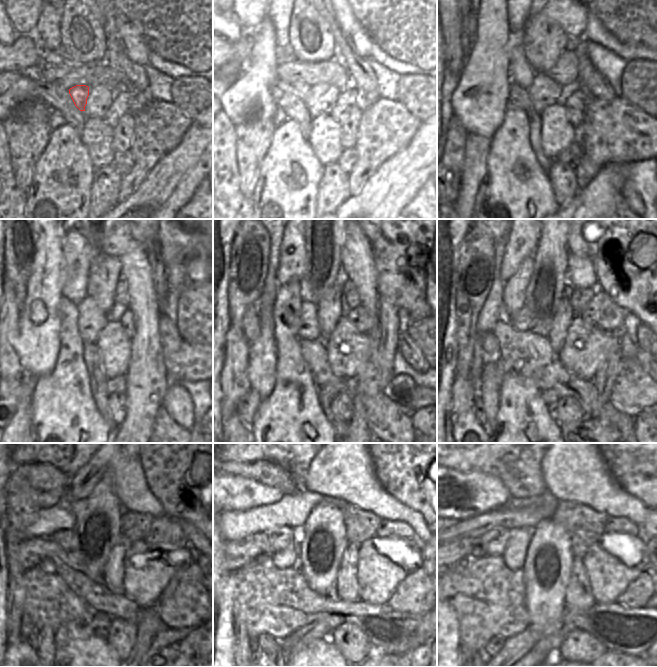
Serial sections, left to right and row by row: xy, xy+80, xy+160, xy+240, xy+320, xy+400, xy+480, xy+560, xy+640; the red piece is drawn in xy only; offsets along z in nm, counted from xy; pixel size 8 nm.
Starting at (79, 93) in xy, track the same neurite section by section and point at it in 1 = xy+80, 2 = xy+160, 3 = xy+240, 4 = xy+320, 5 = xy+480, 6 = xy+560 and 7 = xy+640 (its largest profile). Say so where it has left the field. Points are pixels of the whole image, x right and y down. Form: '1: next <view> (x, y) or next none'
1: next xy+80 (301, 83)
2: next xy+160 (521, 72)
3: next xy+240 (78, 253)
4: next xy+320 (293, 258)
5: next xy+480 (76, 463)
6: next xy+560 (233, 493)
7: next xy+640 (457, 495)

